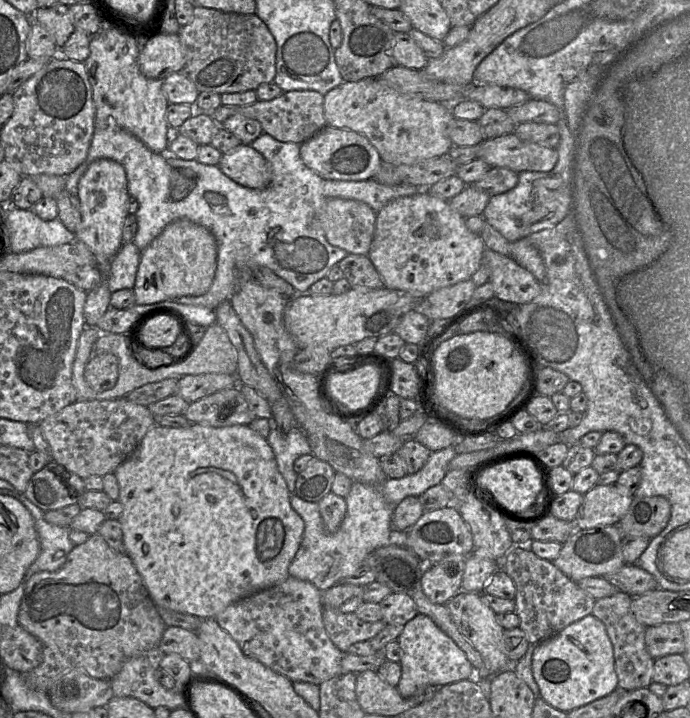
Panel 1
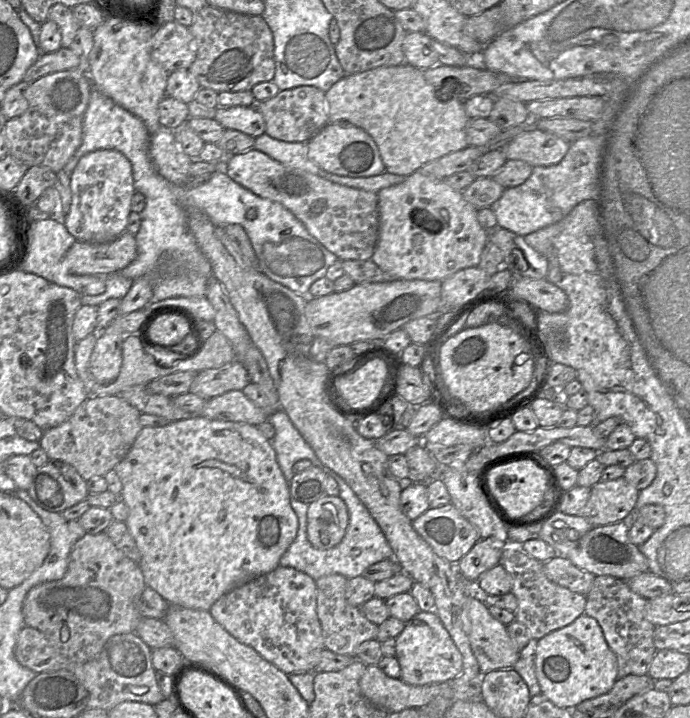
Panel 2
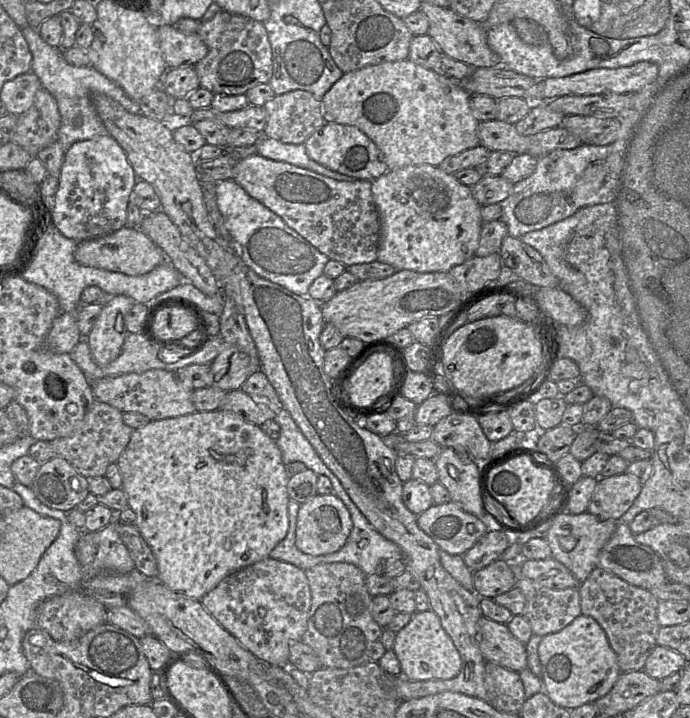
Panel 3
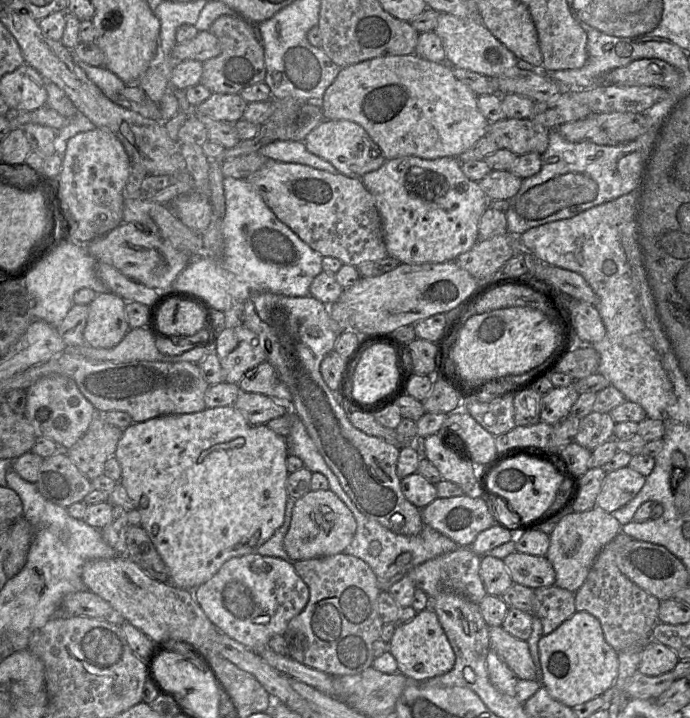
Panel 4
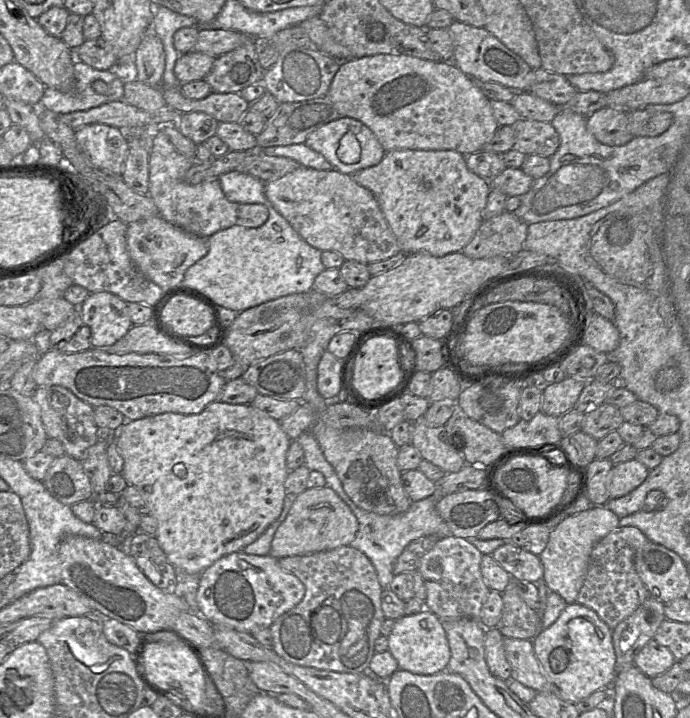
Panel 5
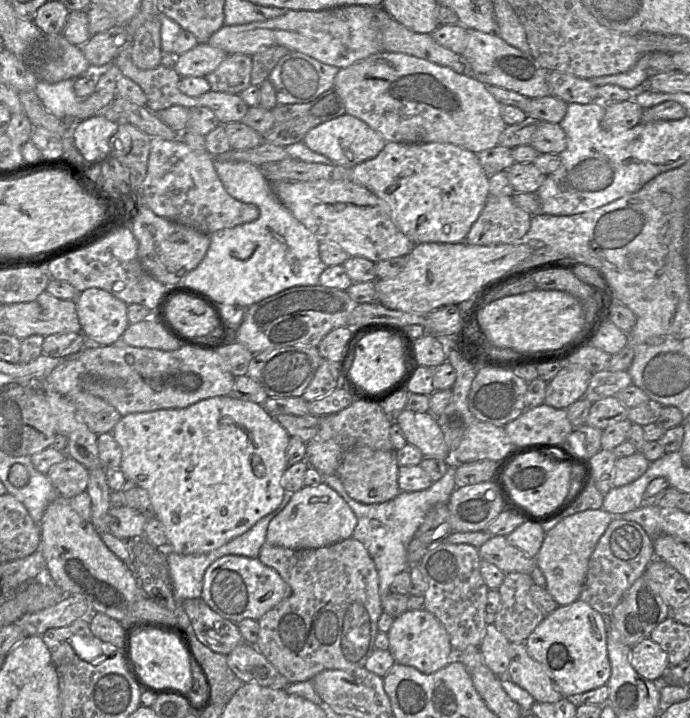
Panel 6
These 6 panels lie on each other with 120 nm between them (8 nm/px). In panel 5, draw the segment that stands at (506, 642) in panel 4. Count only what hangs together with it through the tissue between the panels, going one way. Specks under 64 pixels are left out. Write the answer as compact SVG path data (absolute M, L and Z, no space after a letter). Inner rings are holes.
M504 638L504 650L511 665L511 679L537 692L550 691L549 681L534 653L532 640Z

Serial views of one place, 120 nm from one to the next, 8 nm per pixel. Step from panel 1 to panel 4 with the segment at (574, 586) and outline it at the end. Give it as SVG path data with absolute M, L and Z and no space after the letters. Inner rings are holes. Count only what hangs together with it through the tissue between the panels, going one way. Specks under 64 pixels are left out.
M556 585L534 589L533 609L531 614L533 617L538 617L540 619L544 635L552 633L575 612L575 593Z

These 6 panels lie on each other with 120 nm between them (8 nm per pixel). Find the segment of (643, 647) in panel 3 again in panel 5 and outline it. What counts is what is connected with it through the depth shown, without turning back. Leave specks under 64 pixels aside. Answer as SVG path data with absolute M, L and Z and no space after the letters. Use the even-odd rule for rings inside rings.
M618 526L592 550L587 574L576 602L594 610L612 630L650 596L635 568L635 557L648 542L648 538L637 527Z

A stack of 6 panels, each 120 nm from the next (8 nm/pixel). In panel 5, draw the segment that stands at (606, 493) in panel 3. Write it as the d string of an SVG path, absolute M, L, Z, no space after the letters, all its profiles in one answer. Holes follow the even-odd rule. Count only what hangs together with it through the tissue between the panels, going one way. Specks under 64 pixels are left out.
M636 458L613 466L609 477L609 498L625 496L640 486L649 469Z

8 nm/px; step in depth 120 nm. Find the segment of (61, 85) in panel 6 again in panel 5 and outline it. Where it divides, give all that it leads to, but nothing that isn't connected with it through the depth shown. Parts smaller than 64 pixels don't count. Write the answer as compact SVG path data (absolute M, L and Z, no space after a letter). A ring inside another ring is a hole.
M75 61L74 75L75 87L72 90L61 92L46 87L39 106L57 114L67 114L119 100L116 96L99 94L92 88L92 82L95 80L110 84L118 78L113 70L97 70L82 61Z

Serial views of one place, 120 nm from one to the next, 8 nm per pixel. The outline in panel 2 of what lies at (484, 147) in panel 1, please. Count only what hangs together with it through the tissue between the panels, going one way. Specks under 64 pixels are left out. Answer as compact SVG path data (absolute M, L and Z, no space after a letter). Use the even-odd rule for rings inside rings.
M529 128L513 138L501 150L507 160L522 160L534 166L550 166L560 162L571 142L552 133Z

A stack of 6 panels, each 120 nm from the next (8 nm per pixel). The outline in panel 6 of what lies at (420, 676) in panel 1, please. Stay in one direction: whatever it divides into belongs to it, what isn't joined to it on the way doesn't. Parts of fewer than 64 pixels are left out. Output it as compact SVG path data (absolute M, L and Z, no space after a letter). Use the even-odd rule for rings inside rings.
M407 610L396 617L387 633L389 650L397 663L412 666L425 674L445 667L454 657L455 651L442 623L427 610Z

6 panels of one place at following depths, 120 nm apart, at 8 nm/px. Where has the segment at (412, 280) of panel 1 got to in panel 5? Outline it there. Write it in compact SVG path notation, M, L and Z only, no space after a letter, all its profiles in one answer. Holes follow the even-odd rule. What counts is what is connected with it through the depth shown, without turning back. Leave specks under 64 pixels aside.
M454 150L387 151L377 165L361 169L351 176L375 196L401 252L405 254L424 252L440 257L462 251L483 221L483 210L491 190L488 180L468 169L466 156Z

